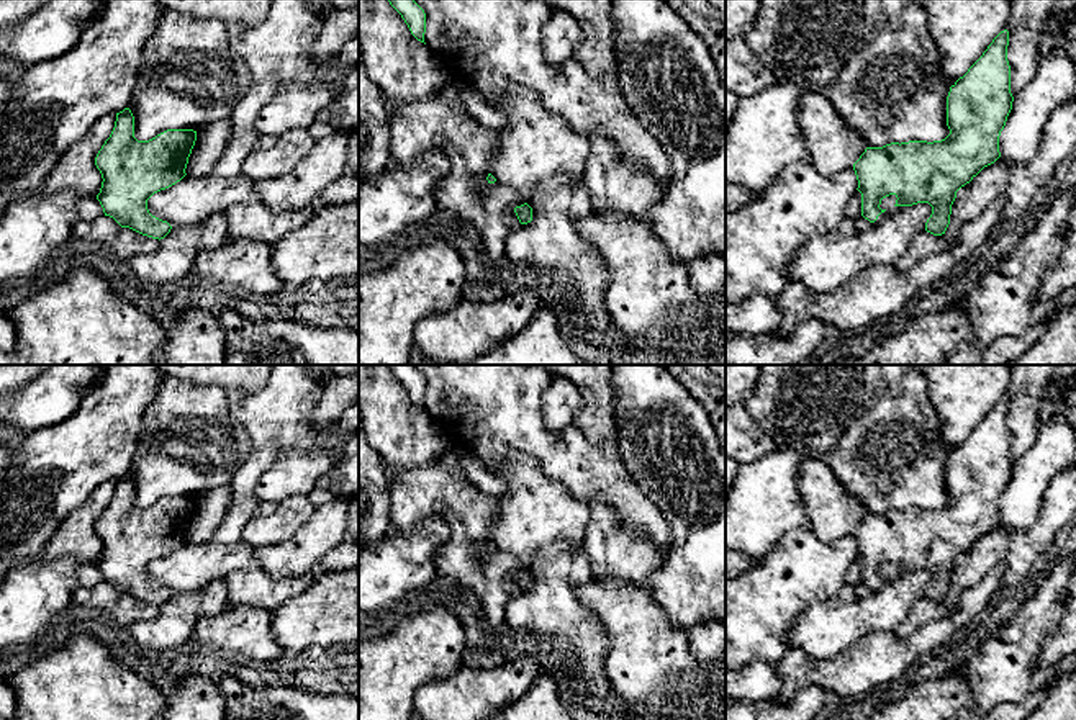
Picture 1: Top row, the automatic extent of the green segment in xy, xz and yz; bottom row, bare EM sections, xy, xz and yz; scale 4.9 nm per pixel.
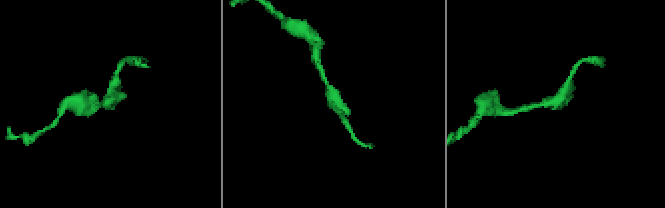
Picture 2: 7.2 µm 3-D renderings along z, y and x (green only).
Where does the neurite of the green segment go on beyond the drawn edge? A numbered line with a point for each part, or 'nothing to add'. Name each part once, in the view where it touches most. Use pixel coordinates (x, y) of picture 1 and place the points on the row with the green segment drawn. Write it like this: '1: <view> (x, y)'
nothing to add

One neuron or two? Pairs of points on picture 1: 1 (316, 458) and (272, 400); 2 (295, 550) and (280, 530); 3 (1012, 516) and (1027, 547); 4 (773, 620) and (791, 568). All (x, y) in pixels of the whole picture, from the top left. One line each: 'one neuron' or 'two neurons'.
1: one neuron
2: two neurons
3: two neurons
4: one neuron

